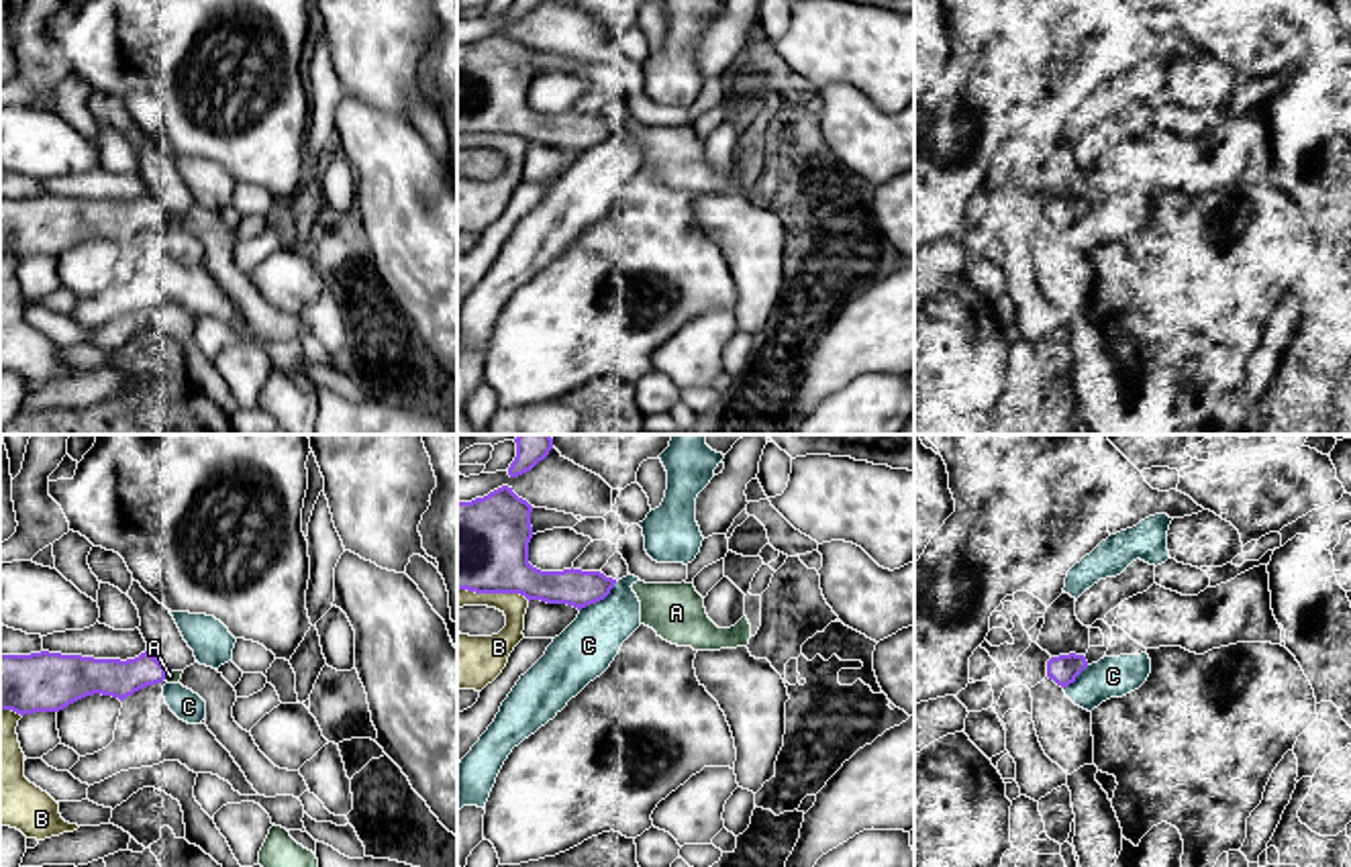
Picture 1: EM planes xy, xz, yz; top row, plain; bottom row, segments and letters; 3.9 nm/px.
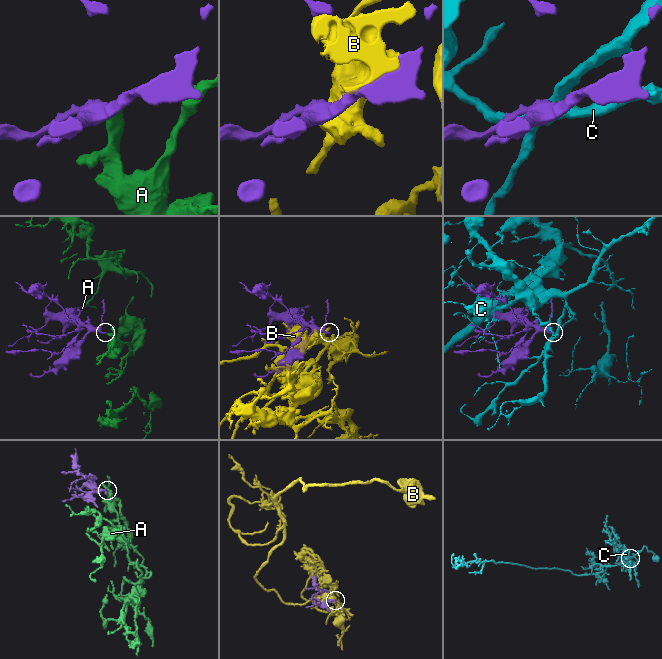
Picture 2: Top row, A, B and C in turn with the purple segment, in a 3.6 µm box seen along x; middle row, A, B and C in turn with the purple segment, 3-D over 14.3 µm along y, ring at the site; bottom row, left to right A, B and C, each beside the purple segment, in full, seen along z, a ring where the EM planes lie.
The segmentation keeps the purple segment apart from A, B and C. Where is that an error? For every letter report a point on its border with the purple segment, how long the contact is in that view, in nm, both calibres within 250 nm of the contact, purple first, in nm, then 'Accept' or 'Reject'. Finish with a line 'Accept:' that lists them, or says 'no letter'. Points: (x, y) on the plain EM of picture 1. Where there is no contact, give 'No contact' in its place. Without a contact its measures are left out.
A: Touches purple at xy (164, 217). Shared border 40 nm. Thickness 150 nm (purple) against 50 nm. Accept
B: Touches purple at xz (494, 135). Shared border 300 nm. Thickness 360 nm (purple) against 160 nm. Reject
C: Touches purple at xz (598, 143). Shared border 190 nm. Thickness 150 nm (purple) against 220 nm. Reject
Accept: A

